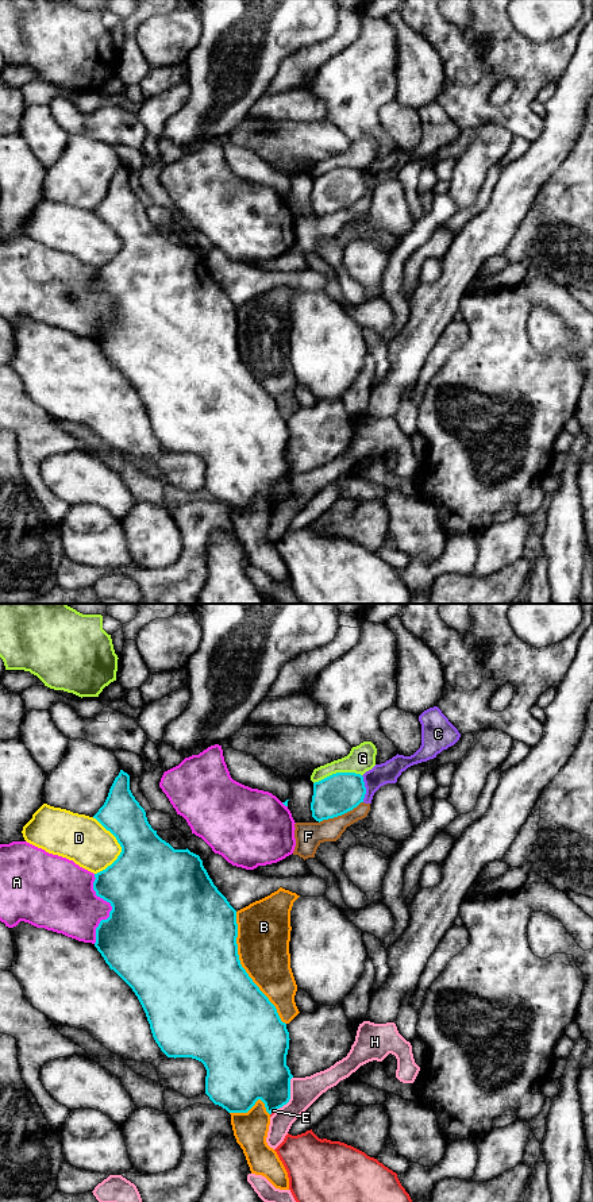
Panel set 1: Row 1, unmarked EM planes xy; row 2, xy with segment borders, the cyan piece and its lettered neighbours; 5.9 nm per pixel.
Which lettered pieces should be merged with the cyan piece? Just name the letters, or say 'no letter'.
no letter

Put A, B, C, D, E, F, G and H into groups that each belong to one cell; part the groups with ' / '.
A / B / C F / D / E / G / H

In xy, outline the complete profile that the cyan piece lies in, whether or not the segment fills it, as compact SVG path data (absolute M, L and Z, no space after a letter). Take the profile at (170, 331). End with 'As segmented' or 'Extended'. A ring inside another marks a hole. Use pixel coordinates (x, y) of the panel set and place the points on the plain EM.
M120 165L119 170L115 173L104 200L99 204L93 213L109 226L122 242L122 247L118 254L105 265L95 269L96 274L93 277L93 285L96 286L96 290L109 297L112 301L109 312L107 315L101 315L96 323L95 342L101 348L109 363L113 365L138 392L146 408L155 438L167 452L192 452L201 456L207 465L205 489L215 500L222 501L228 508L247 508L258 494L265 498L269 509L272 509L273 505L282 502L290 494L290 474L293 473L289 462L286 461L286 450L290 435L289 427L286 424L286 419L281 416L276 401L259 385L240 359L236 339L236 305L213 280L199 250L190 247L188 243L174 244L169 238L157 230L157 226L154 226L147 216L145 204L139 200L130 185L130 170L123 165Z. As segmented

